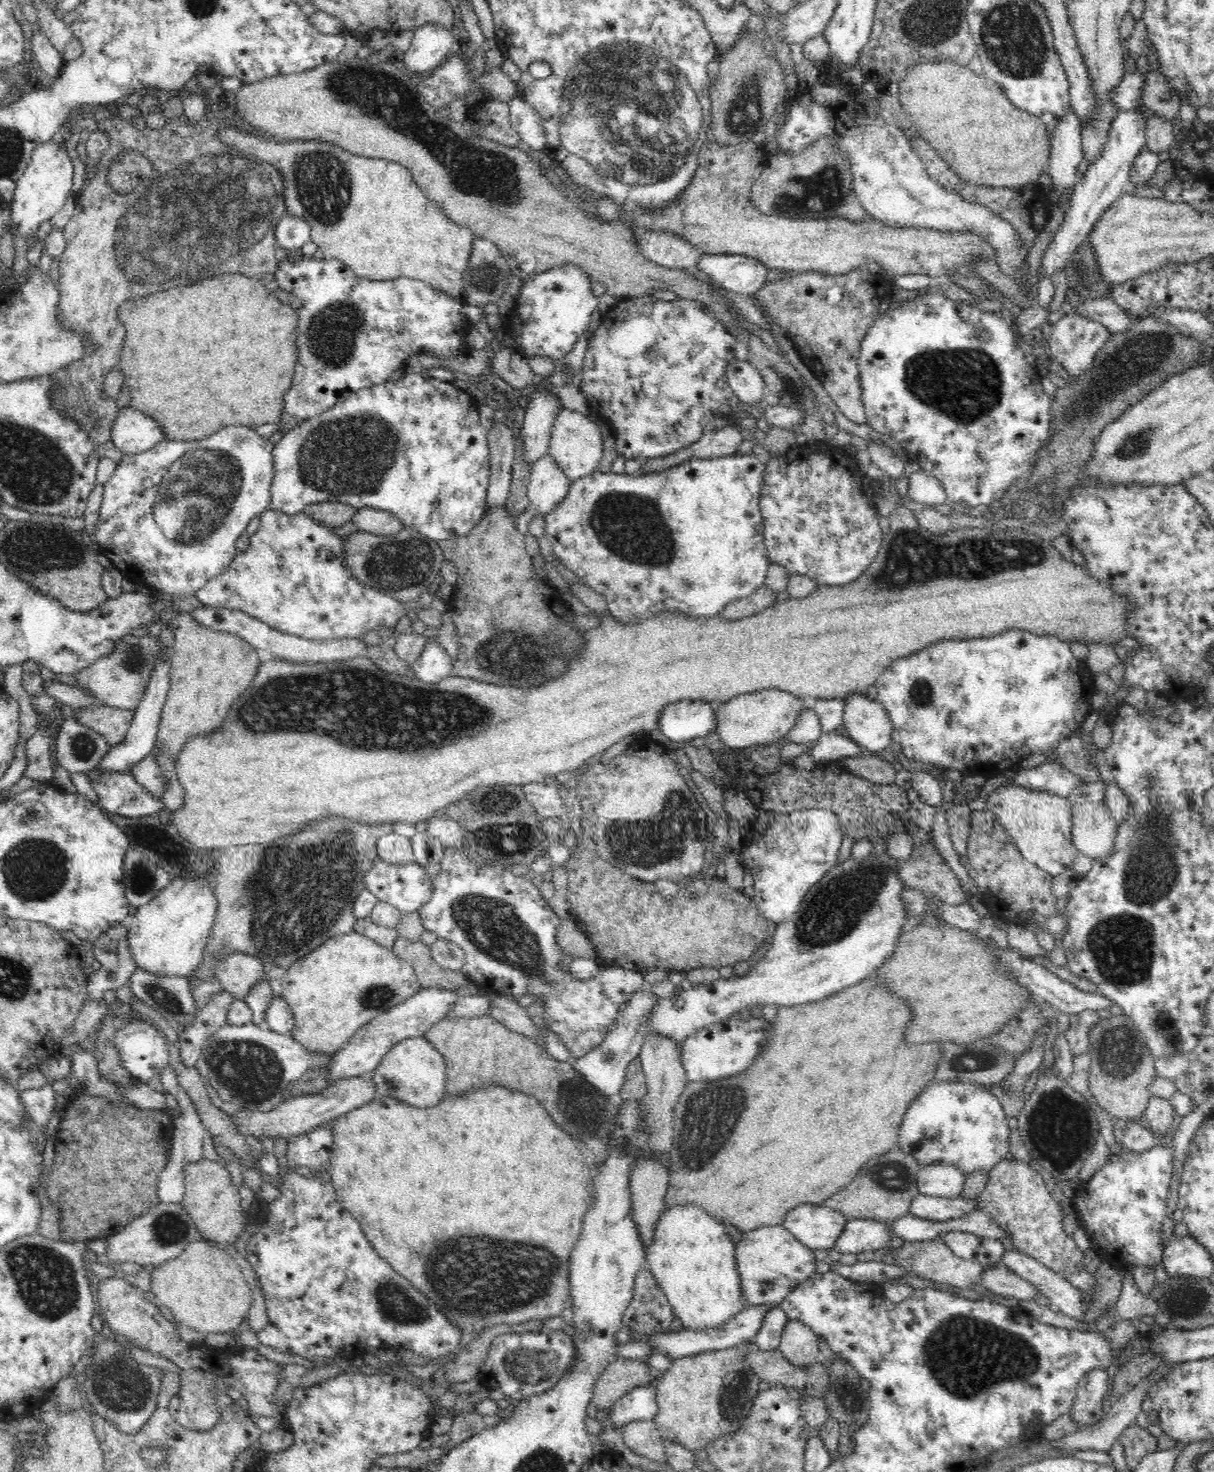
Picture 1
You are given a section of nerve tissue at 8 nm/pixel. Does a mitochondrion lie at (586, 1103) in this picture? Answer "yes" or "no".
yes

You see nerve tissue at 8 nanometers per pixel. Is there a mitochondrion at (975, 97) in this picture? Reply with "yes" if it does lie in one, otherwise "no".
no

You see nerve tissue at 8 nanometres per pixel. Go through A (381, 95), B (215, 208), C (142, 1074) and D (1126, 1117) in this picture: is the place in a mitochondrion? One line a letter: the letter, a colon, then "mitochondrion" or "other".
A: mitochondrion
B: mitochondrion
C: other
D: other

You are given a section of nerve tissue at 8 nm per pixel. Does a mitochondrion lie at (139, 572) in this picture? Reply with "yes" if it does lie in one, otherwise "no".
no

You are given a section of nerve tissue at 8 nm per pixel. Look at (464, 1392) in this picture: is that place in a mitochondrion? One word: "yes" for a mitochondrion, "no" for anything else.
no

